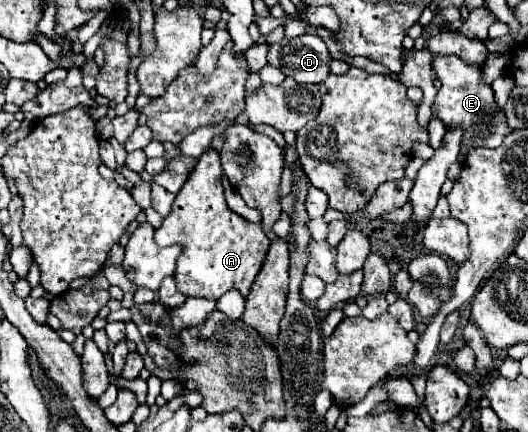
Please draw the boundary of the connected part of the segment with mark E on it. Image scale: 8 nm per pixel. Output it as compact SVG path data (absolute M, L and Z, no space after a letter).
M434 55L432 69L436 71L442 87L436 93L432 113L440 117L448 129L464 129L460 155L468 157L476 147L500 147L504 137L512 131L506 113L498 107L492 85L482 81L482 65L470 65L458 55Z

